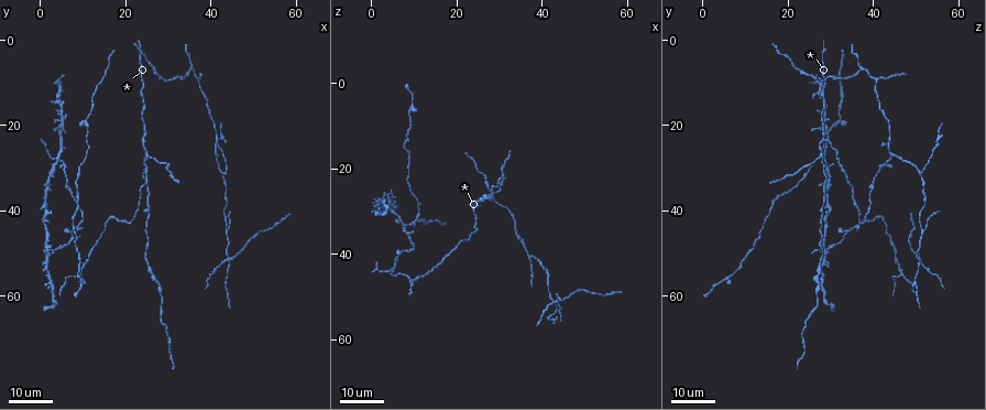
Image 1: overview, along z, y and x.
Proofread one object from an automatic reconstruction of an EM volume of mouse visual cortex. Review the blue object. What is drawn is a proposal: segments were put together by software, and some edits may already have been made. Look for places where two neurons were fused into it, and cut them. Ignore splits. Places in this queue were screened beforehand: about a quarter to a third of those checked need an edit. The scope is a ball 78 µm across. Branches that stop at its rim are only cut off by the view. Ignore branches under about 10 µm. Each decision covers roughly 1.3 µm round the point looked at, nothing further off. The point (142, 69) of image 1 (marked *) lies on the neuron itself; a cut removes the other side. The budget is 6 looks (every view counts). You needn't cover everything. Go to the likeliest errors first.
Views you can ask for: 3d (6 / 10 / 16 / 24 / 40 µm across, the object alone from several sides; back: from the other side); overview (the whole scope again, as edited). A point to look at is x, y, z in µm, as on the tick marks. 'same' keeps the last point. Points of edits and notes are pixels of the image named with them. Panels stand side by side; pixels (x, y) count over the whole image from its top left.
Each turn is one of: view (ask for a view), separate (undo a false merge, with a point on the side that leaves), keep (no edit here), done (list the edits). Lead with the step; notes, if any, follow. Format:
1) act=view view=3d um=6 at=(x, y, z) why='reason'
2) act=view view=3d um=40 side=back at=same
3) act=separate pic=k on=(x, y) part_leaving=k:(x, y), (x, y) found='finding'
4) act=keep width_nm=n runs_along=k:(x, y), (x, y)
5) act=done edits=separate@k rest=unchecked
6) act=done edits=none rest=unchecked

act=view view=3d um=24 at=(44.5, 52.0, 51.0) why='four-way junction'

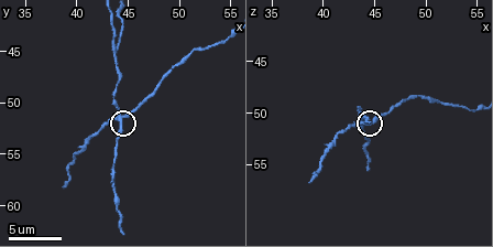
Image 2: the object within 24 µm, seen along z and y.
act=view view=3d um=6 at=same why='zoom in'

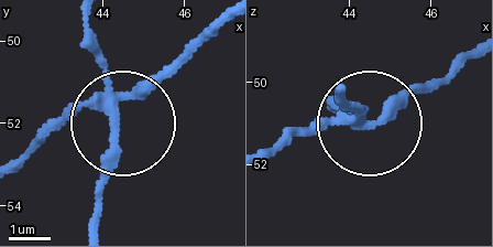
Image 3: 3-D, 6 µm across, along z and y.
act=separate pic=3 on=(159, 82) width_nm=260 found='two neurons meet here'

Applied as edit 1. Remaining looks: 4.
act=view view=3d um=24 at=(9.5, 55.0, 47.0) why='calibre changes'

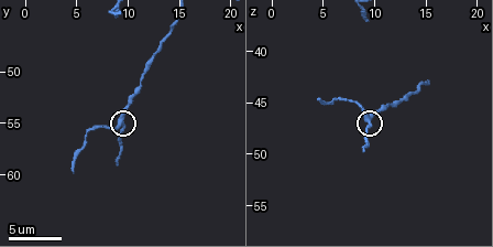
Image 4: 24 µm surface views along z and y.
act=view view=3d um=6 at=(9.2, 54.8, 46.6) why='closer look'

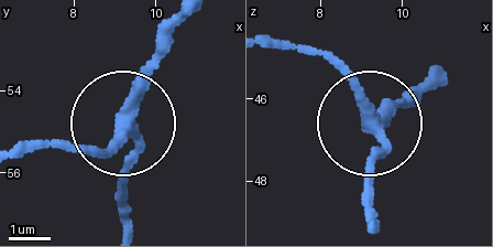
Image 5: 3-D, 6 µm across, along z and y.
act=keep width_nm=320 runs_along=5:(179, 28), (113, 143), (74, 154) found='all the same neuron'

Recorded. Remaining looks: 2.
act=view view=3d um=24 at=(43.0, 31.5, 51.0) why='branch point'

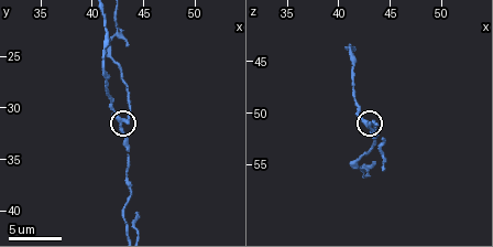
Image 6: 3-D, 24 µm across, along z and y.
act=view view=3d um=10 at=same

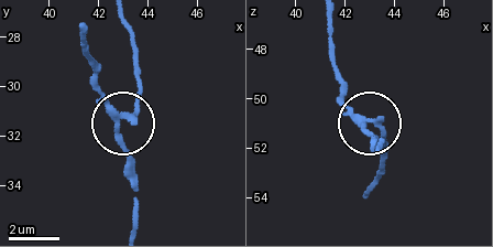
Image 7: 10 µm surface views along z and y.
act=separate pic=7 on=(138, 96) arms=3 found='a second neuron is stuck on'

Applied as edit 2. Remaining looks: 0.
act=done edits=separate@3,separate@7 rest=unchecked

